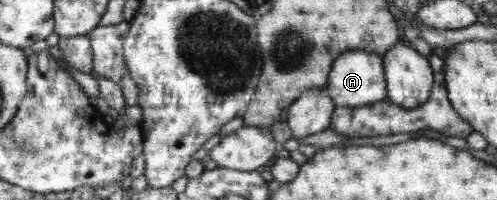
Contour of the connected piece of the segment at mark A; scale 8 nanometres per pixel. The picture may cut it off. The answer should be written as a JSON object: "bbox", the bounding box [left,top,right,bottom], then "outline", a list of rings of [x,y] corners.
{"bbox":[325,51,386,107],"outline":[[[344,51],[333,62],[325,87],[336,107],[361,107],[386,99],[383,57],[366,51]]]}

